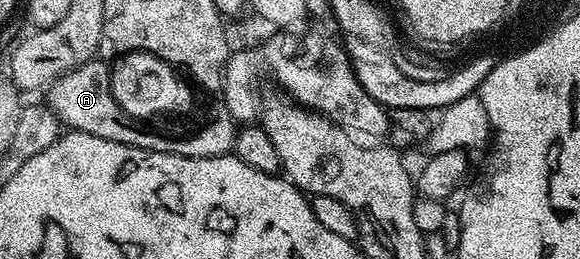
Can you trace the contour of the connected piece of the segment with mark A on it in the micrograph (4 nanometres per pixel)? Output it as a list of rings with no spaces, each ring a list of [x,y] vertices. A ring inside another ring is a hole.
[[[93,60],[82,64],[76,70],[66,72],[57,82],[47,87],[46,105],[59,116],[65,127],[73,131],[98,136],[102,140],[114,140],[118,144],[130,144],[134,148],[168,153],[164,139],[169,135],[141,126],[134,121],[129,111],[120,107],[118,100],[114,100],[110,88],[109,69],[107,61]]]

